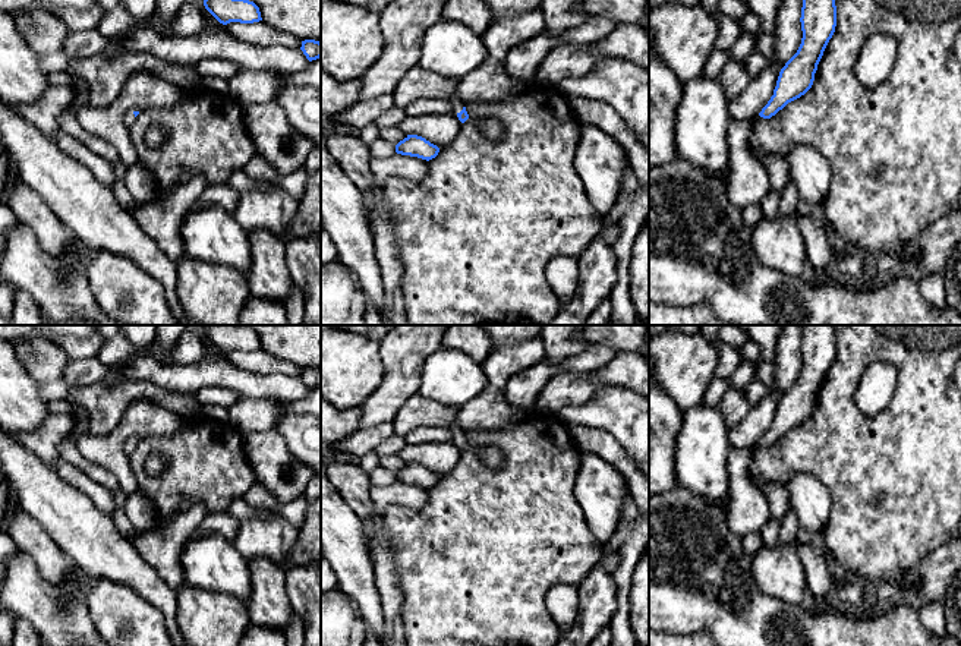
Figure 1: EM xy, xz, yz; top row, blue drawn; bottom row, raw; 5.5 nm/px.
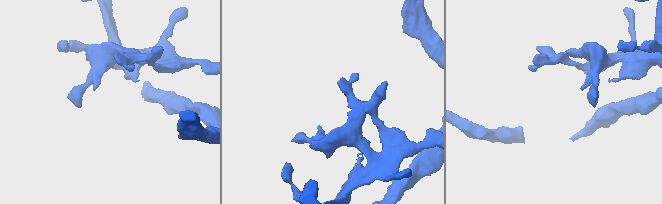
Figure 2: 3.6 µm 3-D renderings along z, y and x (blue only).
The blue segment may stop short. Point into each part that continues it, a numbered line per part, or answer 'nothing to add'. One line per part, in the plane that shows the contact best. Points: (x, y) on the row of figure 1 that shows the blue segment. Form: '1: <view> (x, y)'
1: xz (418, 82)

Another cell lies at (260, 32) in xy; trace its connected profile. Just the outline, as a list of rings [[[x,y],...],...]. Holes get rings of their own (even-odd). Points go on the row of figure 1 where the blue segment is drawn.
[[[264,21],[253,22],[253,23],[240,23],[240,22],[230,22],[224,25],[224,29],[236,40],[249,42],[252,45],[261,47],[292,47],[300,48],[302,40],[280,31]]]

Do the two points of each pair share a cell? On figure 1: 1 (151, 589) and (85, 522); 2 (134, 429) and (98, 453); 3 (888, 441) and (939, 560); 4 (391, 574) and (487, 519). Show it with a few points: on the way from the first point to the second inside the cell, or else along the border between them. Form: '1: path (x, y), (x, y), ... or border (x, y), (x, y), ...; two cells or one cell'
1: path (135, 573), (100, 538); one cell
2: path (125, 431), (107, 448); one cell
3: border (945, 542), (923, 558), (913, 576); two cells
4: border (388, 538), (403, 605); two cells

